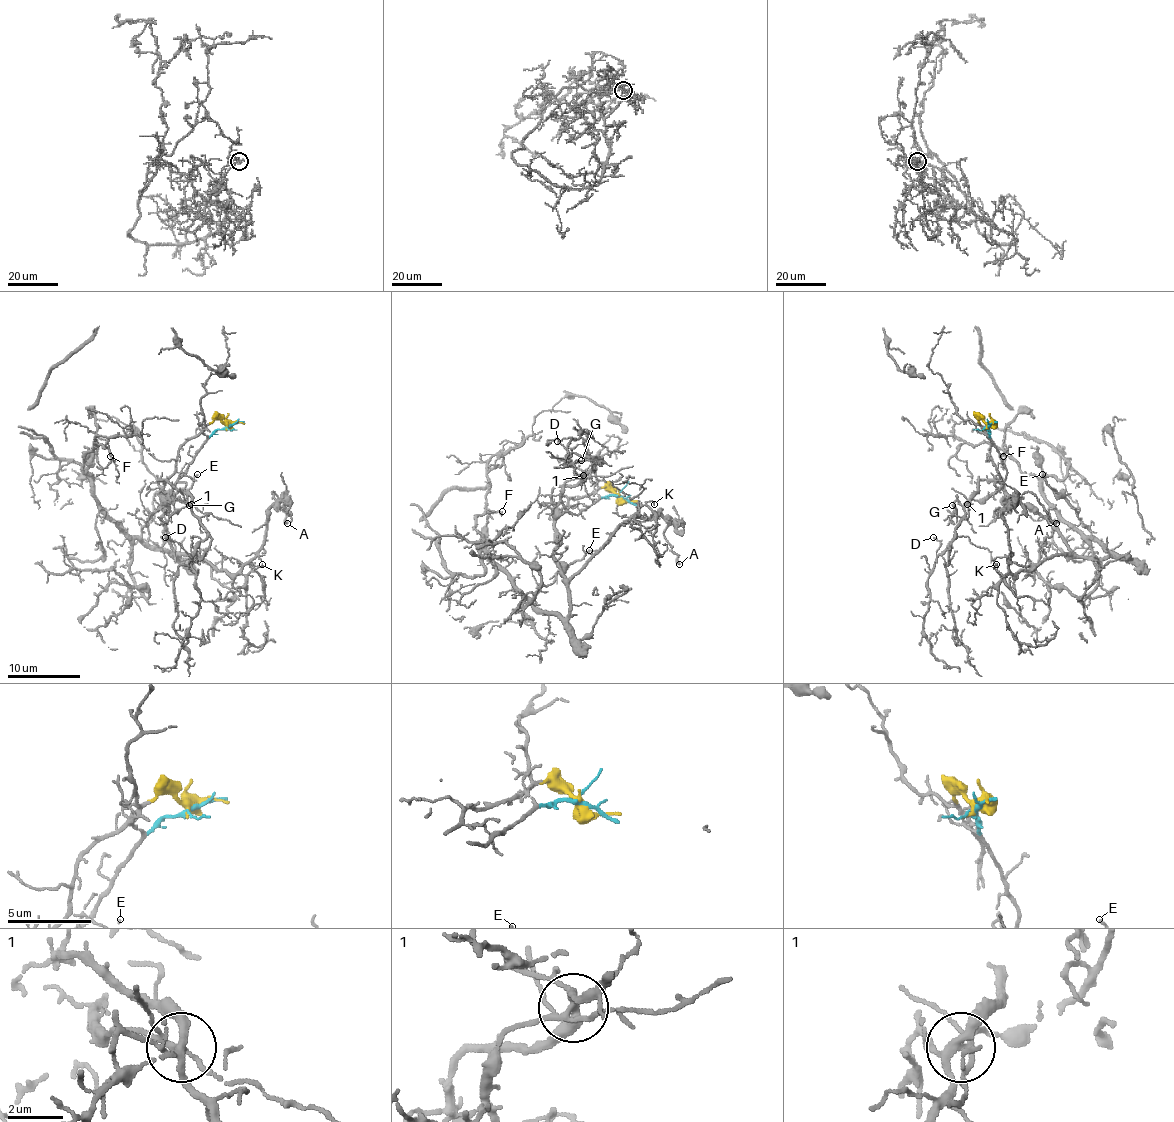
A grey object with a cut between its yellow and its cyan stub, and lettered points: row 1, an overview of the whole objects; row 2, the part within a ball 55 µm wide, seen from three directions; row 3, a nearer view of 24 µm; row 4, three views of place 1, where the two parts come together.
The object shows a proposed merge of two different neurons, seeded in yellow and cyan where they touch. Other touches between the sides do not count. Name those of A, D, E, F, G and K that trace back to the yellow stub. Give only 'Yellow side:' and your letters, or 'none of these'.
Yellow side: A, D, E, F, G, K

